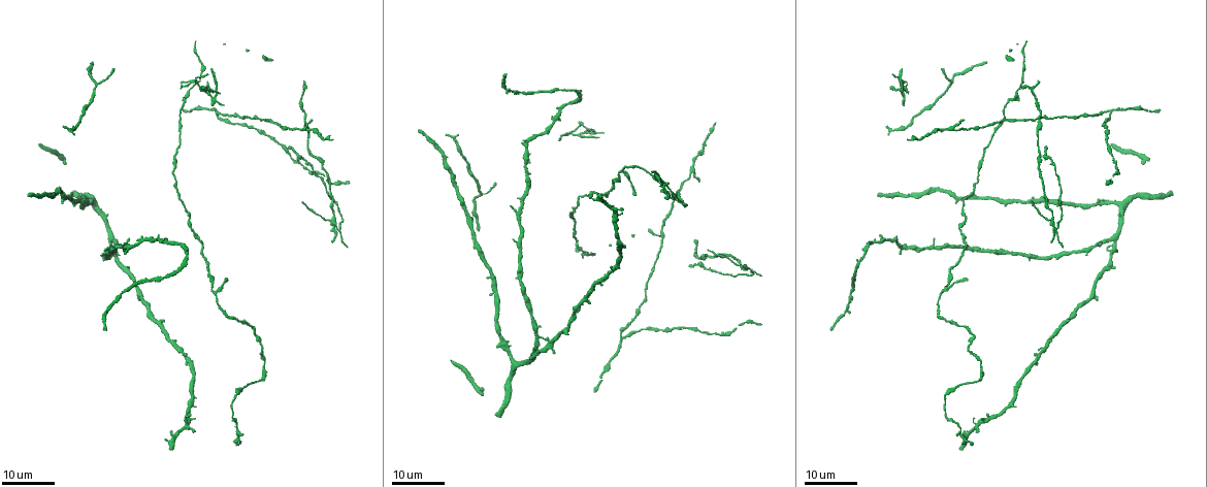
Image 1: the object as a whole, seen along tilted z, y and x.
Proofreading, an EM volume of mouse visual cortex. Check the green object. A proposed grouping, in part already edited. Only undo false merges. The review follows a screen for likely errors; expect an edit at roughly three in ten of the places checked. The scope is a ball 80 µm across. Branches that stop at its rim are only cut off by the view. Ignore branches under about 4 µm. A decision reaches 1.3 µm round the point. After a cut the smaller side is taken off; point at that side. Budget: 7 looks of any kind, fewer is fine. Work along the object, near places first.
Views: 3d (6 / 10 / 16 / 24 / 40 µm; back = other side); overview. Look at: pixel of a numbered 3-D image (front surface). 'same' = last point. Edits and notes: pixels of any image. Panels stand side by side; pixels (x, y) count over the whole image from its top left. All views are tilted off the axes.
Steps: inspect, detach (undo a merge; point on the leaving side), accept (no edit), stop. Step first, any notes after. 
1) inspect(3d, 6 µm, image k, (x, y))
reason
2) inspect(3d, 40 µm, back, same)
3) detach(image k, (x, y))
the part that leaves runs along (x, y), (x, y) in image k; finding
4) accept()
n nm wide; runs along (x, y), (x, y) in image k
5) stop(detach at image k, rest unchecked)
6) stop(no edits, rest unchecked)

inspect(3d, 24 µm, image 1, (941, 292))
two arms in line, one across

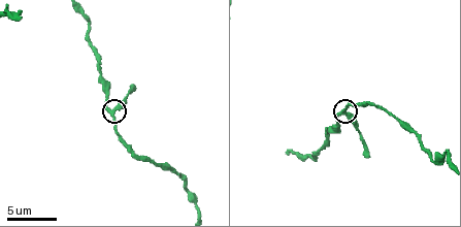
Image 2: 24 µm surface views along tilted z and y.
inspect(3d, 10 µm, image 2, (343, 113))
closer look

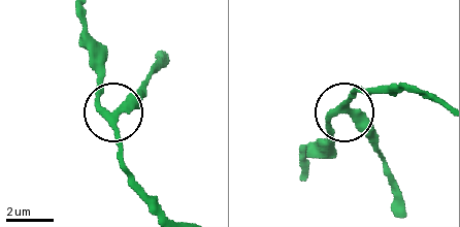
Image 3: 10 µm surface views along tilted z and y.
accept()
all the same neuron

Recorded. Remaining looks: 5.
inspect(3d, 16 µm, image 1, (1111, 111))
three-way junction

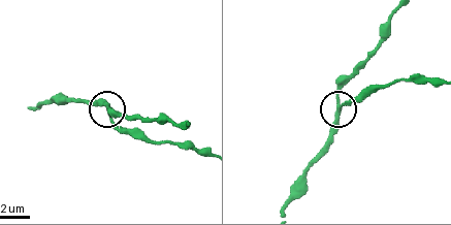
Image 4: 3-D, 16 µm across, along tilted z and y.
inspect(3d, 10 µm, image 4, (342, 106))
zoom in

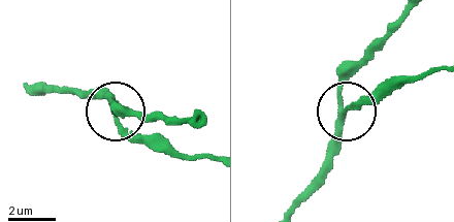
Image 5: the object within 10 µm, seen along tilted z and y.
accept()
runs along (409, 12), (346, 84), (330, 164) in image 5; all the same neuron

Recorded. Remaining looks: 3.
inspect(3d, 24 µm, image 1, (898, 192))

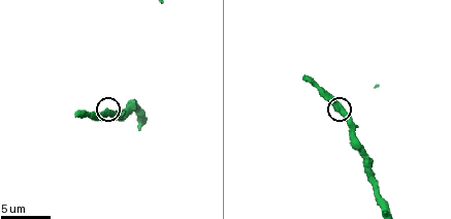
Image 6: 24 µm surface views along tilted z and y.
inspect(3d, 6 µm, image 6, (106, 109))

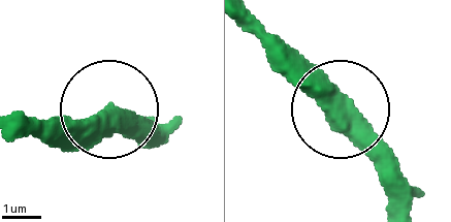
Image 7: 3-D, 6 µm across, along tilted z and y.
accept()
runs along (163, 124), (105, 110), (70, 124), (22, 124) in image 7; one neuron here

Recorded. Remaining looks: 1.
stop(no edits, rest unchecked)

